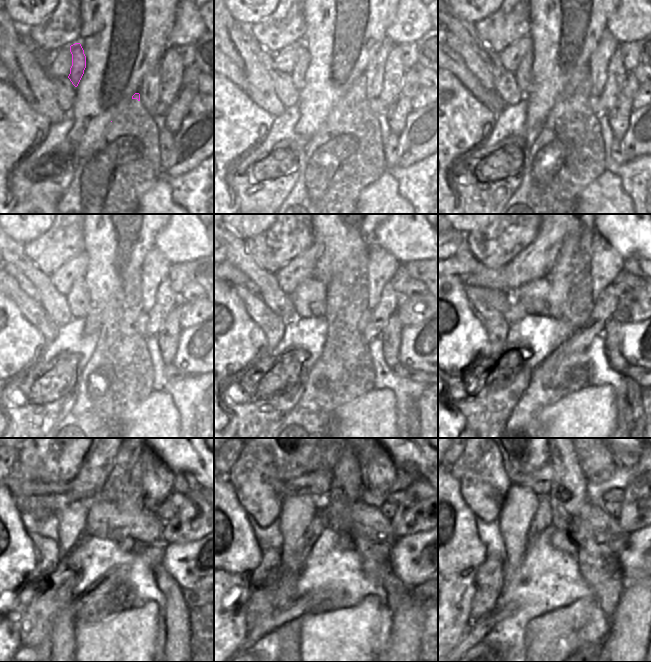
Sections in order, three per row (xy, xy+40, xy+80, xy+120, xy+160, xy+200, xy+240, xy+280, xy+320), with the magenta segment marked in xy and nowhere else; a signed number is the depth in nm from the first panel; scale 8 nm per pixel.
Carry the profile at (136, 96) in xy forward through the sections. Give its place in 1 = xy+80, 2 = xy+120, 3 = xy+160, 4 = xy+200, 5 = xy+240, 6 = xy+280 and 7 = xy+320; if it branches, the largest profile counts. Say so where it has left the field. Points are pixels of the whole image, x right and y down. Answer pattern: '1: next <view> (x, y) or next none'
1: next xy+80 (578, 87)
2: next xy+120 (125, 312)
3: next xy+160 (309, 299)
4: next xy+200 (570, 301)
5: next xy+240 (127, 521)
6: next xy+280 (359, 518)
7: next xy+320 (605, 529)

